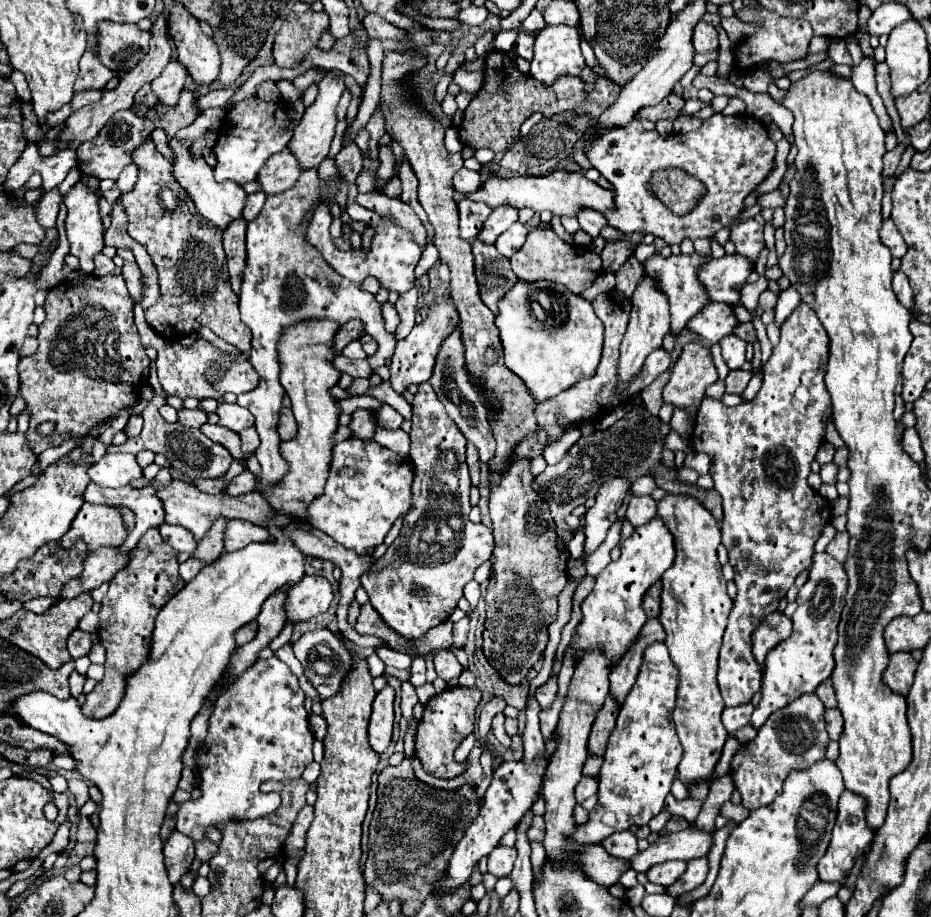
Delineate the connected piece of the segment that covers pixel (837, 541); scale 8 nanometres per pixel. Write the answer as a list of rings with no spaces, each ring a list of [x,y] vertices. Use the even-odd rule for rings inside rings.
[[[836,533],[836,537],[832,539],[832,543],[826,547],[826,553],[830,553],[838,563],[844,563],[846,561],[846,555],[848,555],[848,533]]]

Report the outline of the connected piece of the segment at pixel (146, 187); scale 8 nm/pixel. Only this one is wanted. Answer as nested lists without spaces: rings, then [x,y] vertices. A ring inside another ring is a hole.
[[[152,141],[136,149],[134,163],[140,167],[138,183],[122,197],[128,213],[128,233],[146,245],[158,267],[162,289],[162,299],[146,309],[146,323],[160,337],[170,341],[180,341],[180,337],[186,337],[200,327],[208,327],[248,355],[252,333],[248,333],[248,327],[240,321],[238,297],[228,285],[222,231],[200,217],[188,191],[184,191],[172,175],[172,163],[156,151]]]

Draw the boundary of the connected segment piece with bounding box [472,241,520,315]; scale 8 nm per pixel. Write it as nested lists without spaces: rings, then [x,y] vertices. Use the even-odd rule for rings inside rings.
[[[474,241],[472,253],[474,253],[476,279],[480,285],[482,301],[494,315],[498,315],[498,303],[520,279],[514,275],[510,259],[502,257],[494,245],[484,245],[482,241]]]

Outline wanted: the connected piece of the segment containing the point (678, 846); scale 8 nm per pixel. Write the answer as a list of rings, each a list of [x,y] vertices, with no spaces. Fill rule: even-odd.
[[[688,827],[684,831],[672,833],[672,835],[660,835],[656,843],[652,843],[646,851],[640,851],[636,857],[630,859],[632,869],[648,871],[652,865],[672,861],[672,859],[682,859],[690,861],[696,857],[708,855],[712,847],[712,831],[702,831],[696,827]]]

